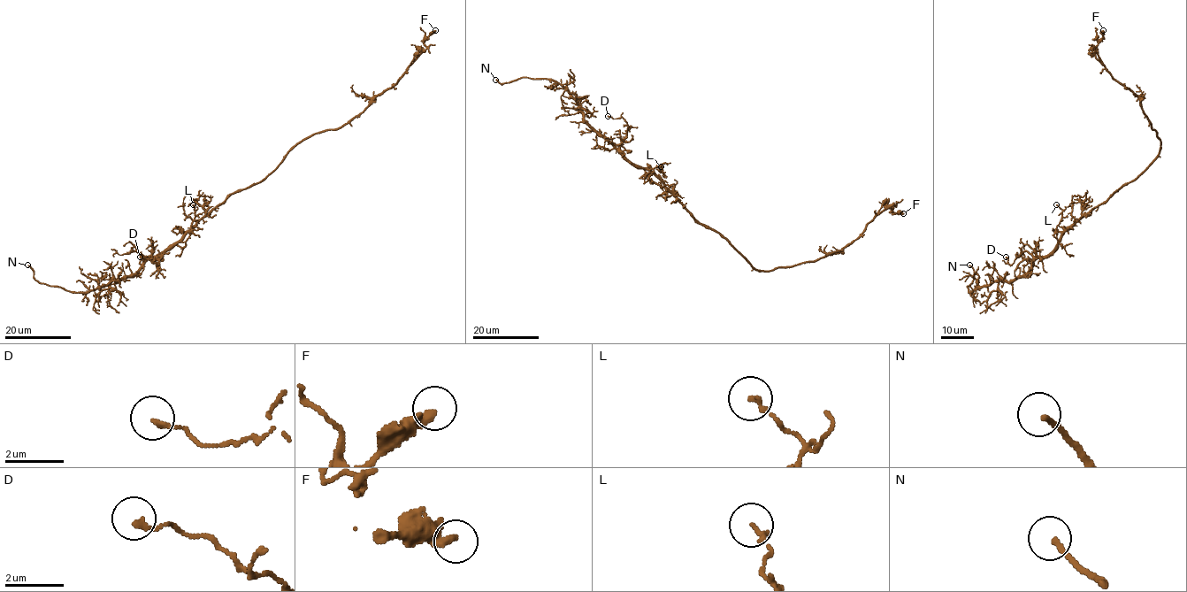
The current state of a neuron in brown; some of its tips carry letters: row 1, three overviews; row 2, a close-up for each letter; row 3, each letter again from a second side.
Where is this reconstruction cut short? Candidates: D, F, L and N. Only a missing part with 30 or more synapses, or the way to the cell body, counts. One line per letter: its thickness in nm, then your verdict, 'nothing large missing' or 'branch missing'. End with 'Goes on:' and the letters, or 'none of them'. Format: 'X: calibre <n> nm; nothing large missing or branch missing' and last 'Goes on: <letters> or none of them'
D: calibre 170 nm; nothing large missing
F: calibre 340 nm; nothing large missing
L: calibre 160 nm; nothing large missing
N: calibre 170 nm; branch missing
Goes on: N

